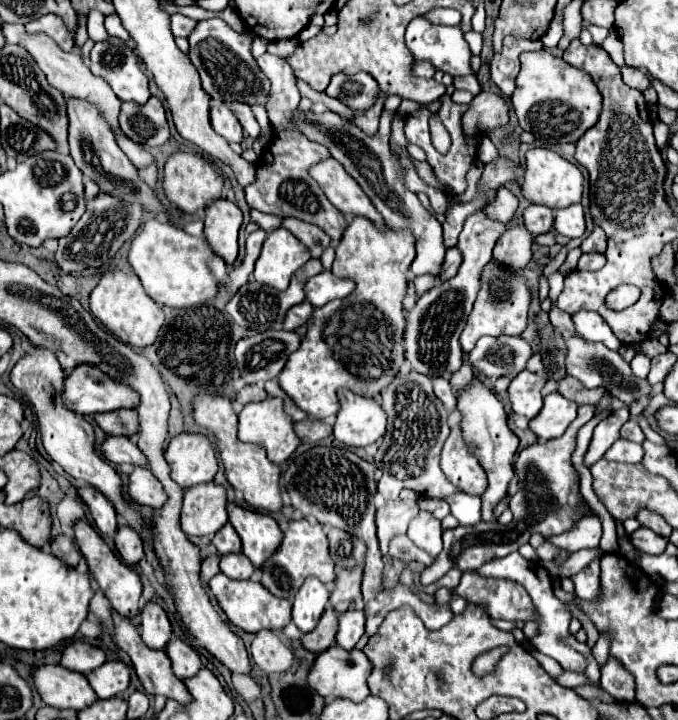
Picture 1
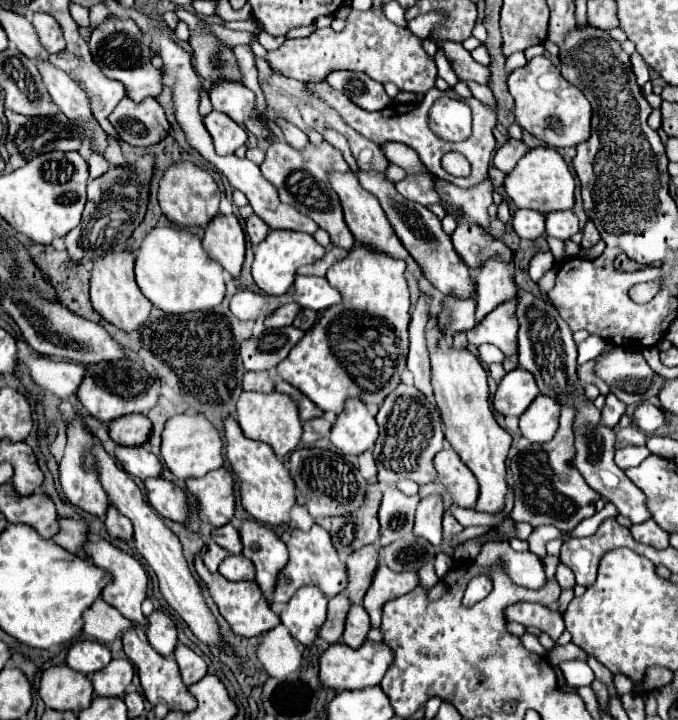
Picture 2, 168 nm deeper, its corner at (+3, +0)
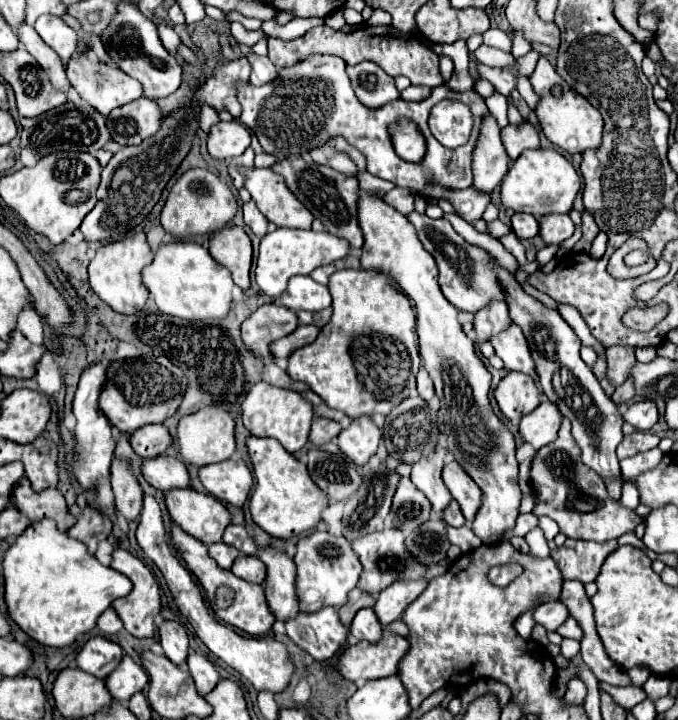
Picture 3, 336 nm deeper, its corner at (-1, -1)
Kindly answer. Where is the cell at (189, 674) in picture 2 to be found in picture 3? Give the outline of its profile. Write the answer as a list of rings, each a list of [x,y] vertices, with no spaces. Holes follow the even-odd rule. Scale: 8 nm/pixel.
[[[189,654],[187,666],[189,666],[189,672],[191,672],[193,680],[195,680],[197,692],[201,696],[209,694],[215,688],[215,684],[219,682],[219,674],[217,674],[215,666],[205,656],[201,656],[201,654]]]

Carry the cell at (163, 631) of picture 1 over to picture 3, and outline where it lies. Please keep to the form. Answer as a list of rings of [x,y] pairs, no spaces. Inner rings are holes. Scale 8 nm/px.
[[[163,622],[159,626],[159,642],[165,650],[165,656],[177,664],[183,666],[187,660],[187,648],[189,648],[189,638],[185,628],[179,622]]]

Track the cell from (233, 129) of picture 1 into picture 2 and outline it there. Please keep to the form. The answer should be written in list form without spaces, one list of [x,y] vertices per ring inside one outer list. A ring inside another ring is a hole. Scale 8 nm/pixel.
[[[217,111],[209,113],[205,117],[205,127],[213,137],[215,151],[219,155],[233,155],[247,141],[245,129],[223,113],[217,113]]]

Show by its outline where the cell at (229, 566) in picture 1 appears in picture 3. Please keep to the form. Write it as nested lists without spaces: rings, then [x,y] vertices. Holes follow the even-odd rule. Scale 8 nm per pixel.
[[[241,554],[233,562],[231,572],[237,578],[243,578],[243,580],[255,582],[255,584],[263,584],[263,580],[265,580],[265,564],[257,556],[245,556],[245,554]]]

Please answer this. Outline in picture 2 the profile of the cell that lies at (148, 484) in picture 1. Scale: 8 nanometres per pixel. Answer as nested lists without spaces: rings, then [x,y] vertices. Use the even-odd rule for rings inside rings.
[[[153,477],[145,481],[145,489],[147,501],[161,517],[183,525],[189,521],[189,501],[187,493],[181,487],[171,481],[165,481],[163,477]]]

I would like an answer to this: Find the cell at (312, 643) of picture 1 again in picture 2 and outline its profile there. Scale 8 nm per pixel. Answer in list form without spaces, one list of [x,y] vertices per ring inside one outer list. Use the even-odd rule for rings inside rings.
[[[339,593],[333,599],[329,599],[327,621],[325,621],[325,627],[321,629],[321,639],[325,639],[327,643],[337,643],[341,639],[345,629],[345,615],[349,607],[351,607],[351,601],[345,593]]]

